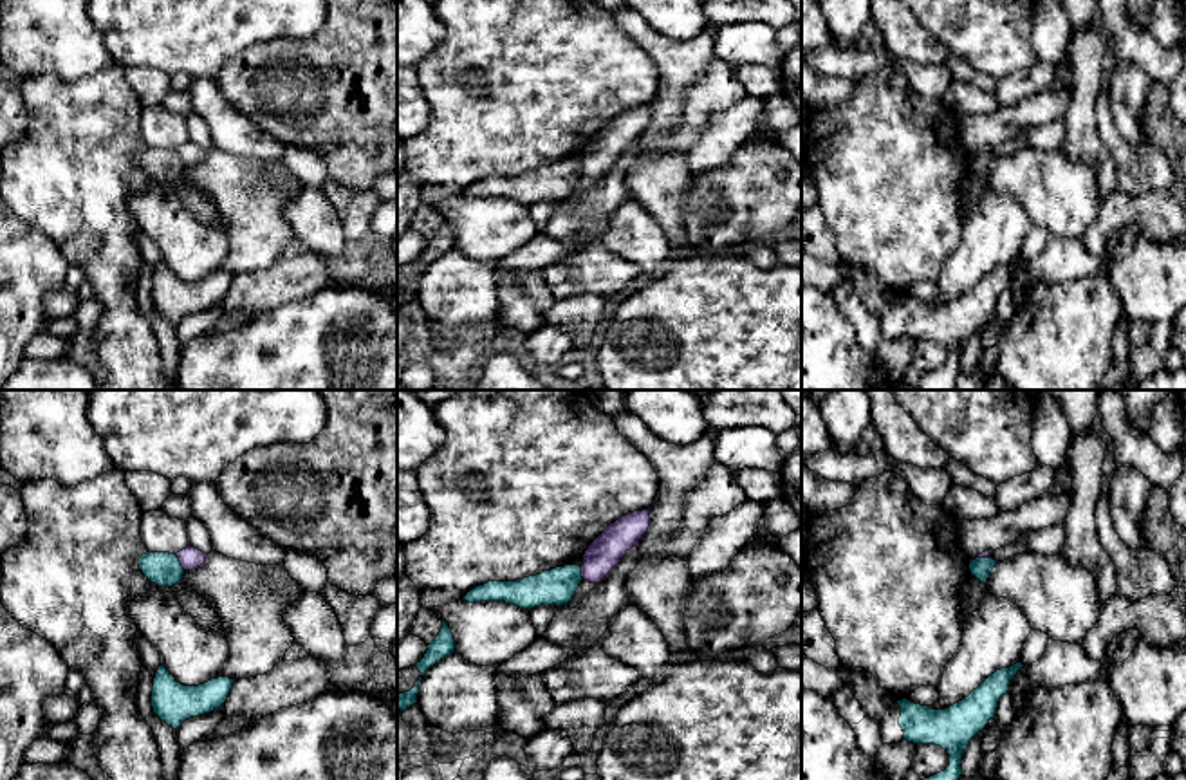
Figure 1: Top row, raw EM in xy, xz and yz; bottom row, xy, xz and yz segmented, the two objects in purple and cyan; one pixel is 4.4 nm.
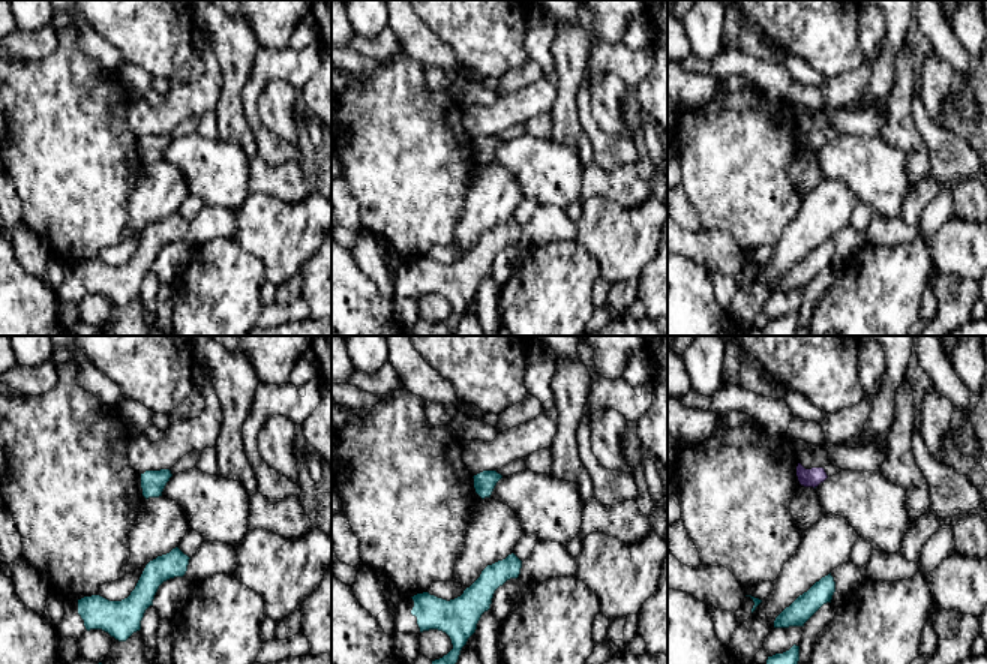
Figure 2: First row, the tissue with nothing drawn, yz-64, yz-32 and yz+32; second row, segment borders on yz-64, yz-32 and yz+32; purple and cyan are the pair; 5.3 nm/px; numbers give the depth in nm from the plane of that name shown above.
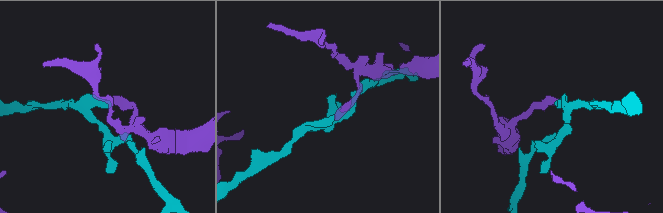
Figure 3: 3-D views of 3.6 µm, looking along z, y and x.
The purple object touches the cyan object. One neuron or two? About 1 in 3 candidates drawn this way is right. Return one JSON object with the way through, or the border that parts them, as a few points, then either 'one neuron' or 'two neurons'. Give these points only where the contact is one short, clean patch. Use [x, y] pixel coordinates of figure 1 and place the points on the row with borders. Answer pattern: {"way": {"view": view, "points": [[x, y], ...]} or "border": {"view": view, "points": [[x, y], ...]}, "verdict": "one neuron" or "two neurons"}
{"border": {"view": "xy", "points": [[176, 555], [185, 569]]}, "verdict": "two neurons"}

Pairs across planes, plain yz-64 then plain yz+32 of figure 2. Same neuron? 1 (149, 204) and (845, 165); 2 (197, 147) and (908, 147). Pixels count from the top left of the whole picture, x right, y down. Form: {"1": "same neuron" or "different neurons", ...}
{"1": "different neurons", "2": "different neurons"}

